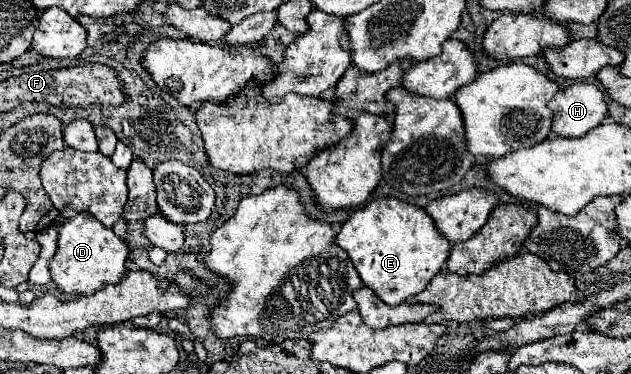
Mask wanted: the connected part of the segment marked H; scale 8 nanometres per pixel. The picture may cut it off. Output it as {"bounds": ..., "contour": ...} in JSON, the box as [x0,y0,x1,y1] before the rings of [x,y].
{"bounds":[550,83,608,137],"contour":[[[574,83],[550,101],[554,111],[552,133],[560,137],[582,137],[608,117],[604,95],[592,83]]]}

